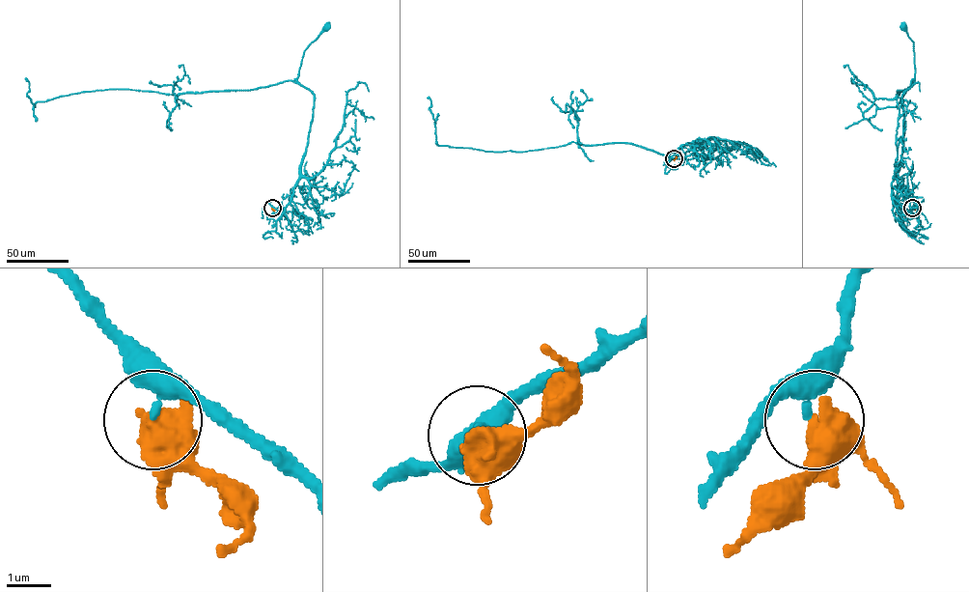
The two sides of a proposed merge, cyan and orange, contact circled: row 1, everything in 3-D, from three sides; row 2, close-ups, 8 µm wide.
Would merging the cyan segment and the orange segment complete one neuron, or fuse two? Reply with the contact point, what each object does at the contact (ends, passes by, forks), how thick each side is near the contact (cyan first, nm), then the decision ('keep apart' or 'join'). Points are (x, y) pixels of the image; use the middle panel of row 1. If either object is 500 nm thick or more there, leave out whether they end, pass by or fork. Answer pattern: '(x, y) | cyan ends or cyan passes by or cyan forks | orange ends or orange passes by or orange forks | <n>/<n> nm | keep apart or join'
(674, 158) | 240/600 nm | keep apart

